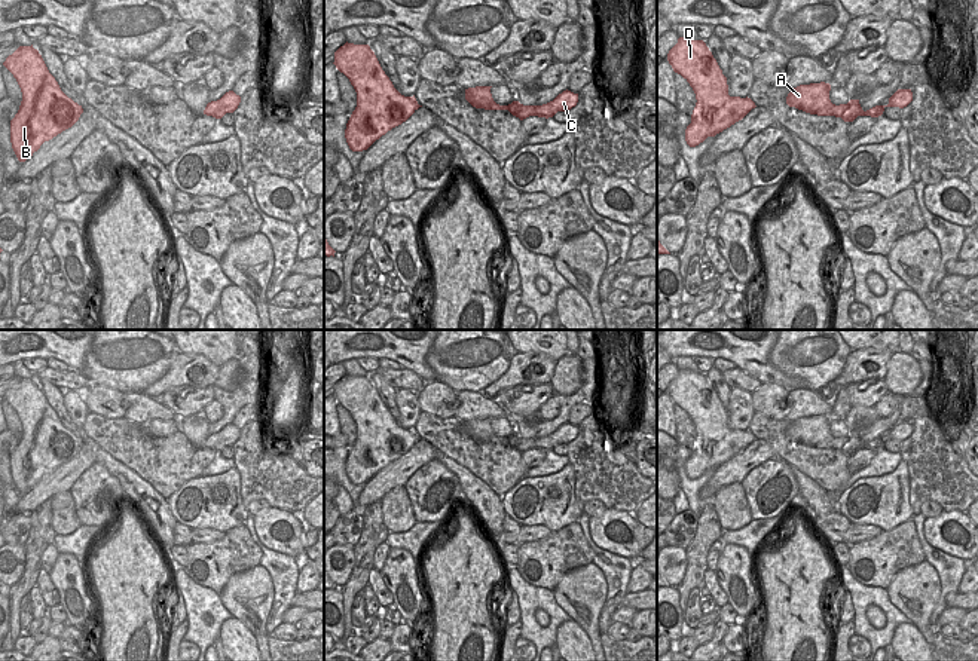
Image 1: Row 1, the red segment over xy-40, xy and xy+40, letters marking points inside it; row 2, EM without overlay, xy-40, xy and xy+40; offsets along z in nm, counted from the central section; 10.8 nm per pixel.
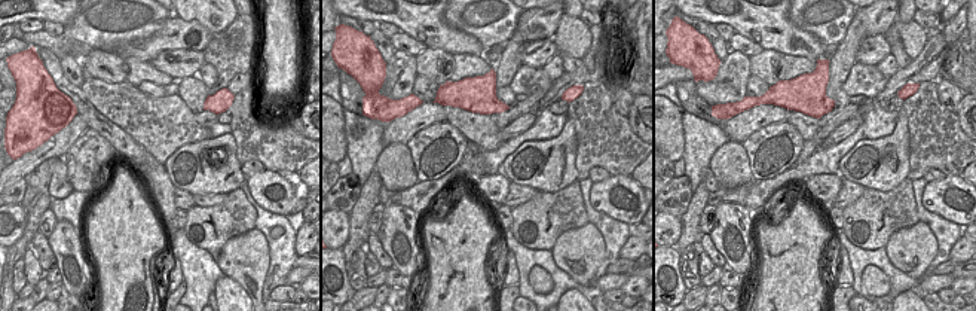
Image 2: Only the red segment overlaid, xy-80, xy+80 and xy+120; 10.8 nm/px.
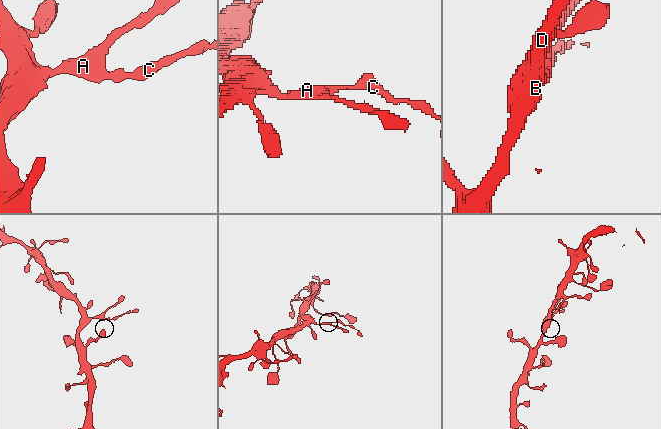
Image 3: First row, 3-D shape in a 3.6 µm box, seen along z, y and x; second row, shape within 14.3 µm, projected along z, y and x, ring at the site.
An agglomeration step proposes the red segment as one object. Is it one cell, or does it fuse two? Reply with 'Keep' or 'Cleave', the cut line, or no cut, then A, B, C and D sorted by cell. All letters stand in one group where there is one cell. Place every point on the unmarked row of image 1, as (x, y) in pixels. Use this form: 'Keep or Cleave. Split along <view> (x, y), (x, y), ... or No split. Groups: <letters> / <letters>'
Keep. No split. Groups: A B C D

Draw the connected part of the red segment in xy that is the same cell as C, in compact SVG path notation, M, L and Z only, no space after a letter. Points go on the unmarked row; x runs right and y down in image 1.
M476 419L465 422L465 432L476 441L485 443L508 443L520 453L529 449L553 450L557 444L568 444L578 435L578 426L563 423L553 434L543 438L523 438L519 434L513 434L508 438L499 438L493 434L490 426L492 419Z

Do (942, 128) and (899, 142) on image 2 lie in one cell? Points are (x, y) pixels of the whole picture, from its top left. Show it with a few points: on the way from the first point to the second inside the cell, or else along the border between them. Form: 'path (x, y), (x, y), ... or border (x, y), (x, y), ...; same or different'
border (902, 106), (906, 115), (908, 131), (908, 174); different

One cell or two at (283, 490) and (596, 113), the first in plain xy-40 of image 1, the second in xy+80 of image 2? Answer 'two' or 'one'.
one

